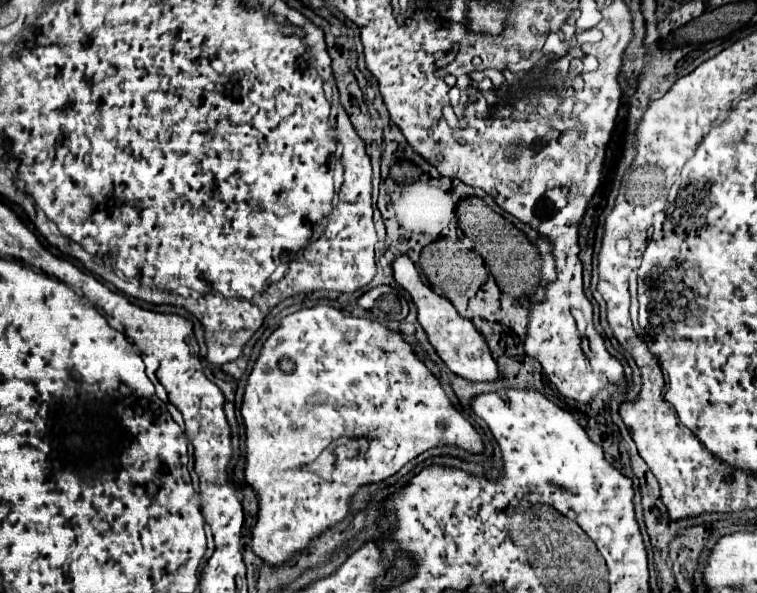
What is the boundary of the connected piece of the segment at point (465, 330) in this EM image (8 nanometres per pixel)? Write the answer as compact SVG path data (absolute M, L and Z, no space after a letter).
M400 256L394 260L392 264L394 270L394 278L396 282L406 288L418 308L418 322L422 324L424 332L428 334L430 344L434 346L434 350L438 352L438 356L444 360L444 364L458 376L472 380L472 382L494 382L502 378L502 372L498 370L496 360L490 354L490 348L484 340L484 336L476 330L476 326L460 316L456 312L456 308L450 304L450 300L446 300L444 296L436 294L430 286L426 286L426 282L420 278L414 262L408 256Z

